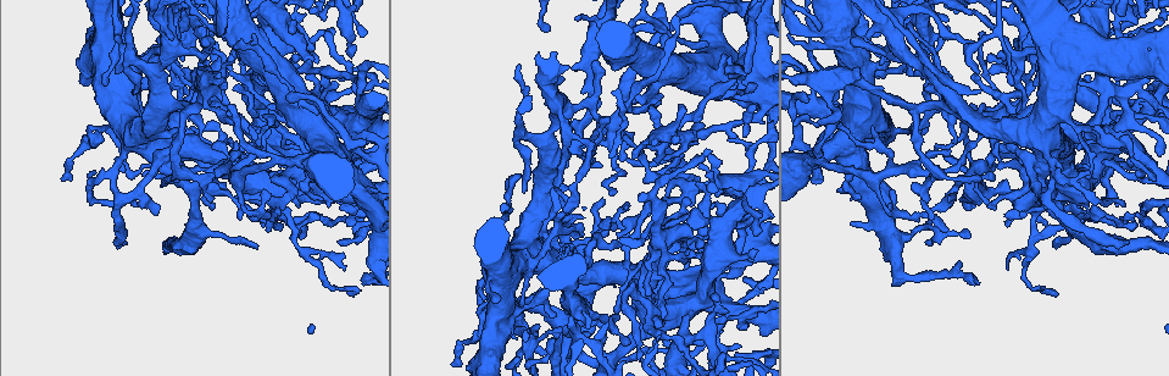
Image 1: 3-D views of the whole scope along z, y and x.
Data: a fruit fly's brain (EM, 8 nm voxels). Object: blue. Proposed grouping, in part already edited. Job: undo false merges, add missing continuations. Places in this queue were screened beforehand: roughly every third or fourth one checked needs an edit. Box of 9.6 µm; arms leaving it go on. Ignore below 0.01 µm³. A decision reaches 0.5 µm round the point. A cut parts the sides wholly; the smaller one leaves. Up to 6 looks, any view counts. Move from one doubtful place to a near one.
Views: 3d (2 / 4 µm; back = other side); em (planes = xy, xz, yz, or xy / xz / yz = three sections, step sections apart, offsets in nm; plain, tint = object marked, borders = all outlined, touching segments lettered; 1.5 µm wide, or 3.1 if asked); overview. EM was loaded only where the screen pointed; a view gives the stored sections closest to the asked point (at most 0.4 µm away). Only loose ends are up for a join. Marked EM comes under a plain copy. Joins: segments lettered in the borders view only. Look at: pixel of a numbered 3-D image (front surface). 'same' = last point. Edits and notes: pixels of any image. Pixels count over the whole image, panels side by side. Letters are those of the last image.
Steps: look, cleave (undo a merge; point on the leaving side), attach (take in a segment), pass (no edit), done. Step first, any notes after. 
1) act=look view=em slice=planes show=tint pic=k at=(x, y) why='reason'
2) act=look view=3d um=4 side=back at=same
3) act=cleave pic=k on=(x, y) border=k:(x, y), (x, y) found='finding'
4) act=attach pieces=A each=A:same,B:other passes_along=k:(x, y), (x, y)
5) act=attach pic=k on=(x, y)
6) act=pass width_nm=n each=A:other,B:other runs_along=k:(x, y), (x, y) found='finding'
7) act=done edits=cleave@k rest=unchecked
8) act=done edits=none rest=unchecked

act=look view=3d um=4 pic=1 at=(976, 75) why='an open end'

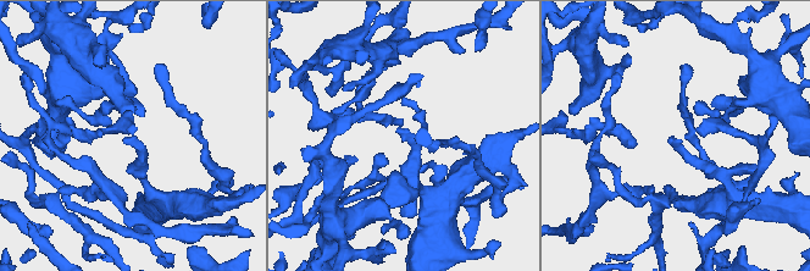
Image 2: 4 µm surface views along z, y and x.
act=look view=em slice=xy step=8 show=tint pic=2 at=(671, 139)

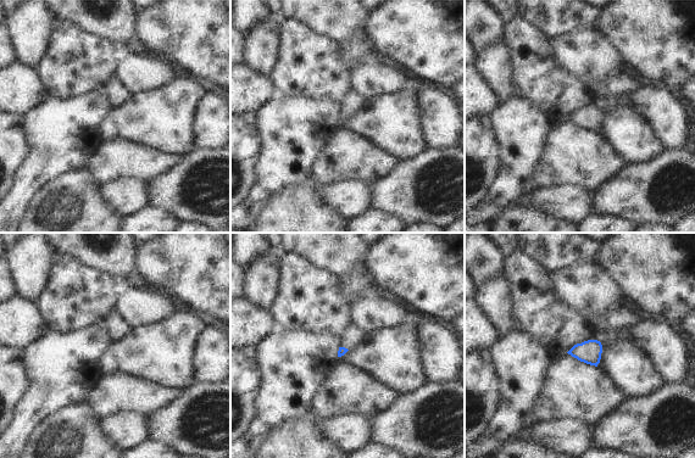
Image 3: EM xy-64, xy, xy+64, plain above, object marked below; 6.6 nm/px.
act=look view=em slice=planes show=borders at=same

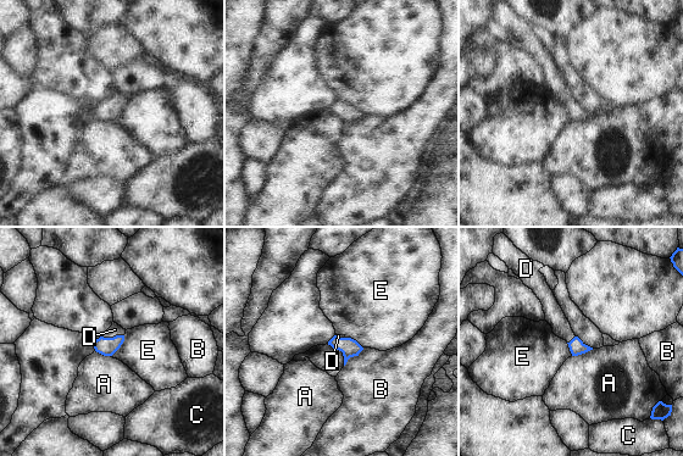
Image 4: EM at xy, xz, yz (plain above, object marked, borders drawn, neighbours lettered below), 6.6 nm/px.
act=attach pieces=D each=A:other,B:other,C:other,D:same,E:other passes_along=4:(107, 346), (114, 337), (115, 329) found='the neuron continues'

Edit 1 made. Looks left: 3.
act=look view=3d um=4 pic=1 at=(334, 34) why='an open end'

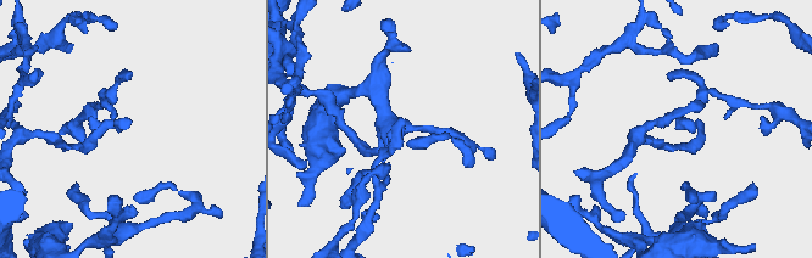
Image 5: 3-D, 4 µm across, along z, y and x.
act=look view=em slice=planes show=borders pic=5 at=(675, 127) why='shape alone is not enough'

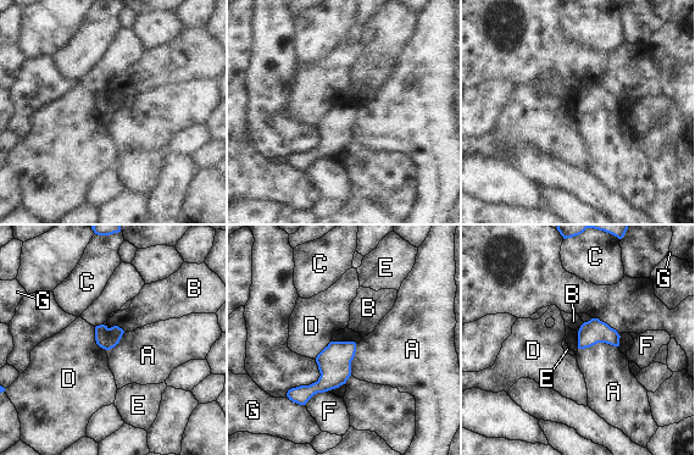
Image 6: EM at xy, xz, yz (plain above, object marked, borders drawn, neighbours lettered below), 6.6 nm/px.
act=pass each=A:other,B:other,C:other,D:other,E:other,F:other,G:other border=6:(617, 345), (595, 343), (578, 349) found='none of them fits'

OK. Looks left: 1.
act=look view=em slice=planes show=borders pic=1 at=(232, 154)

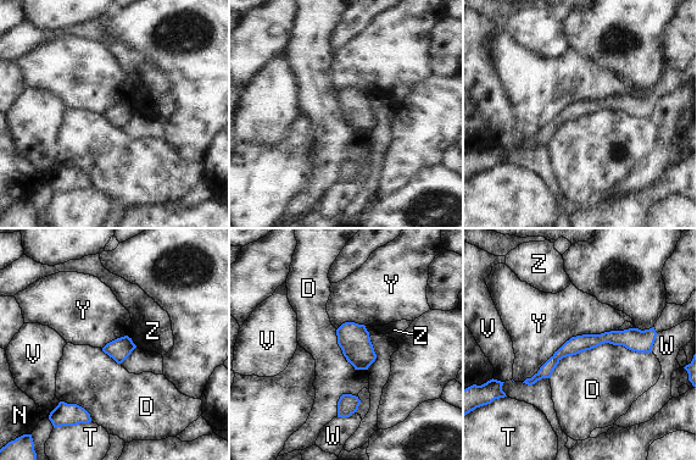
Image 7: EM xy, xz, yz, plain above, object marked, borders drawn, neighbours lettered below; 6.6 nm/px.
act=pass width_nm=110 each=D:other,N:other,T:other,V:other,W:other,Y:other,Z:other runs_along=7:(652, 332), (575, 344), (529, 381) found='all the same neuron'

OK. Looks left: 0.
act=done edits=attach@4 rest=unchecked

